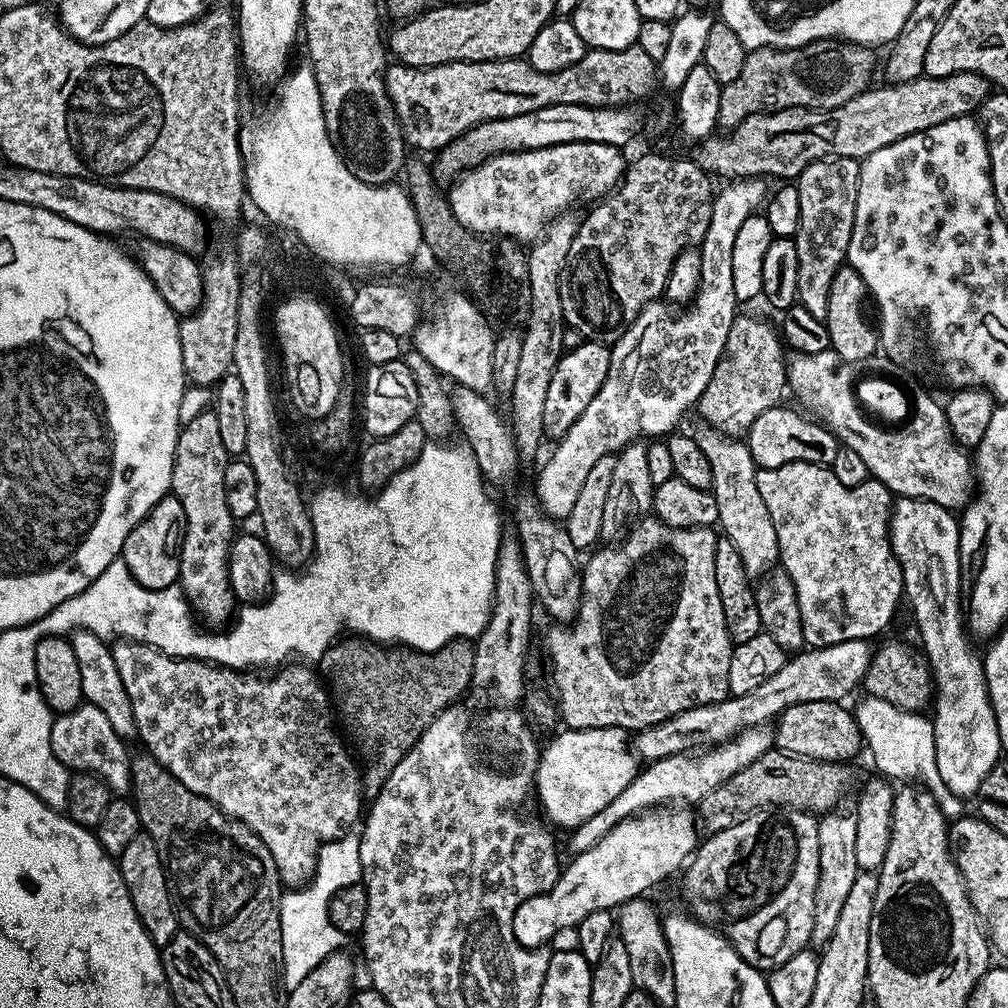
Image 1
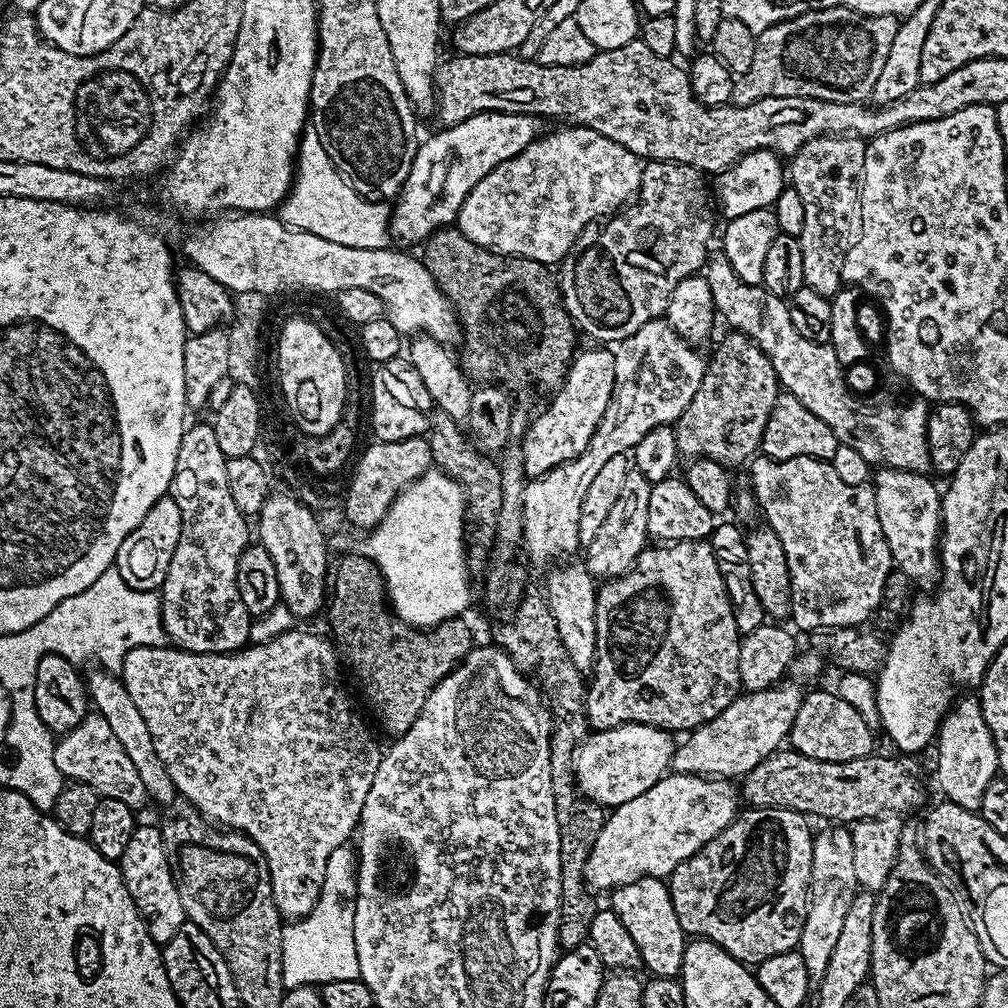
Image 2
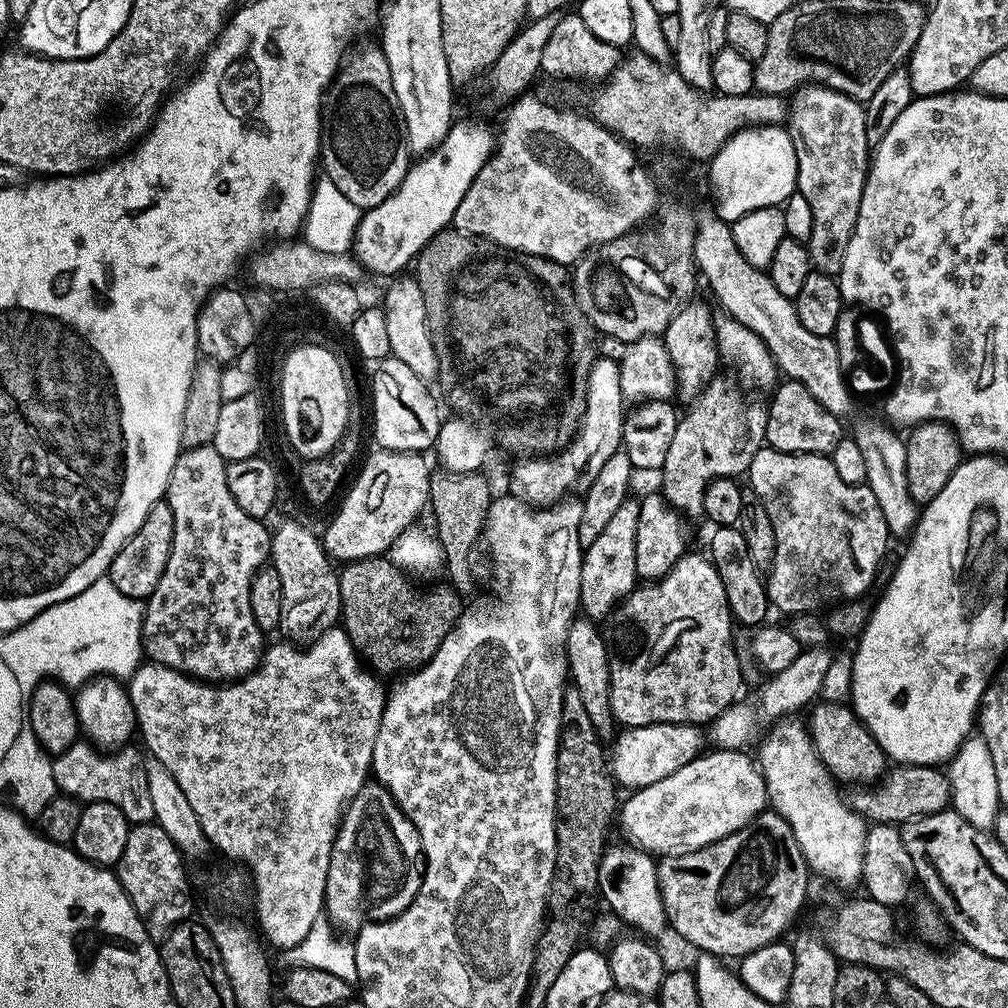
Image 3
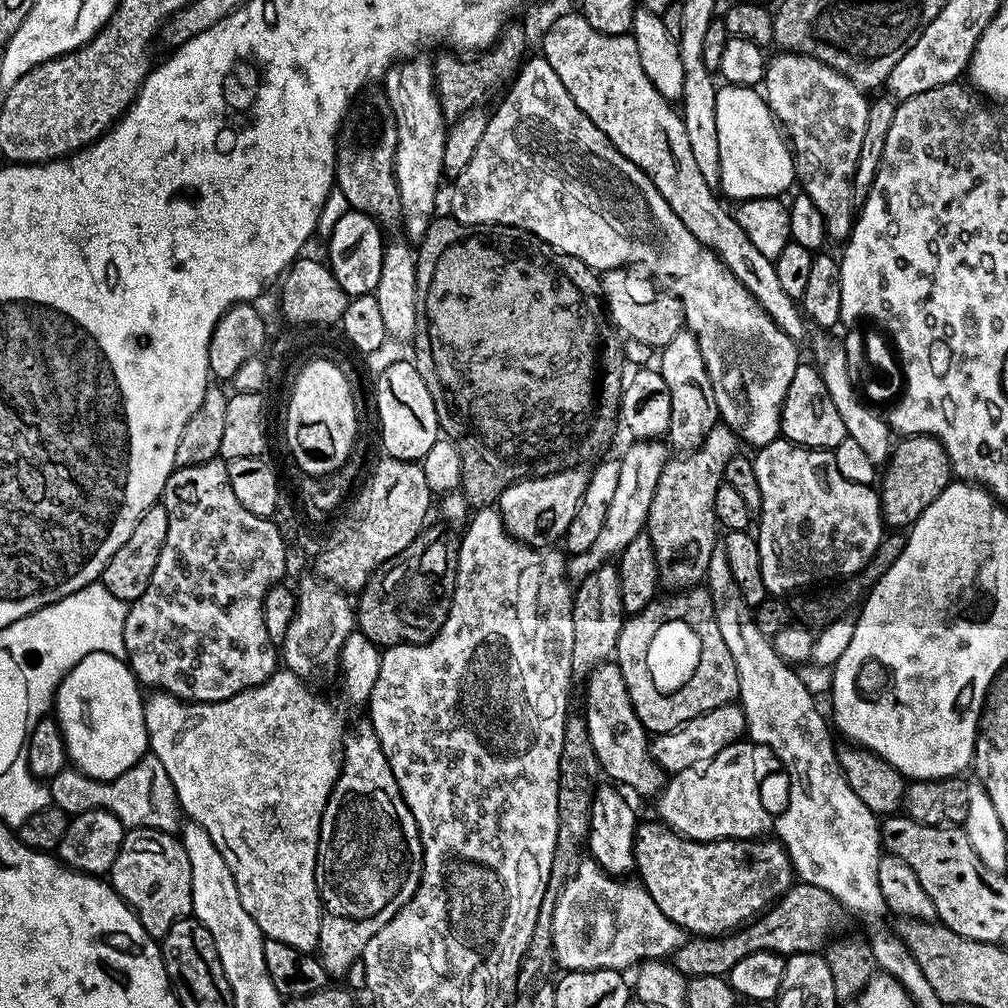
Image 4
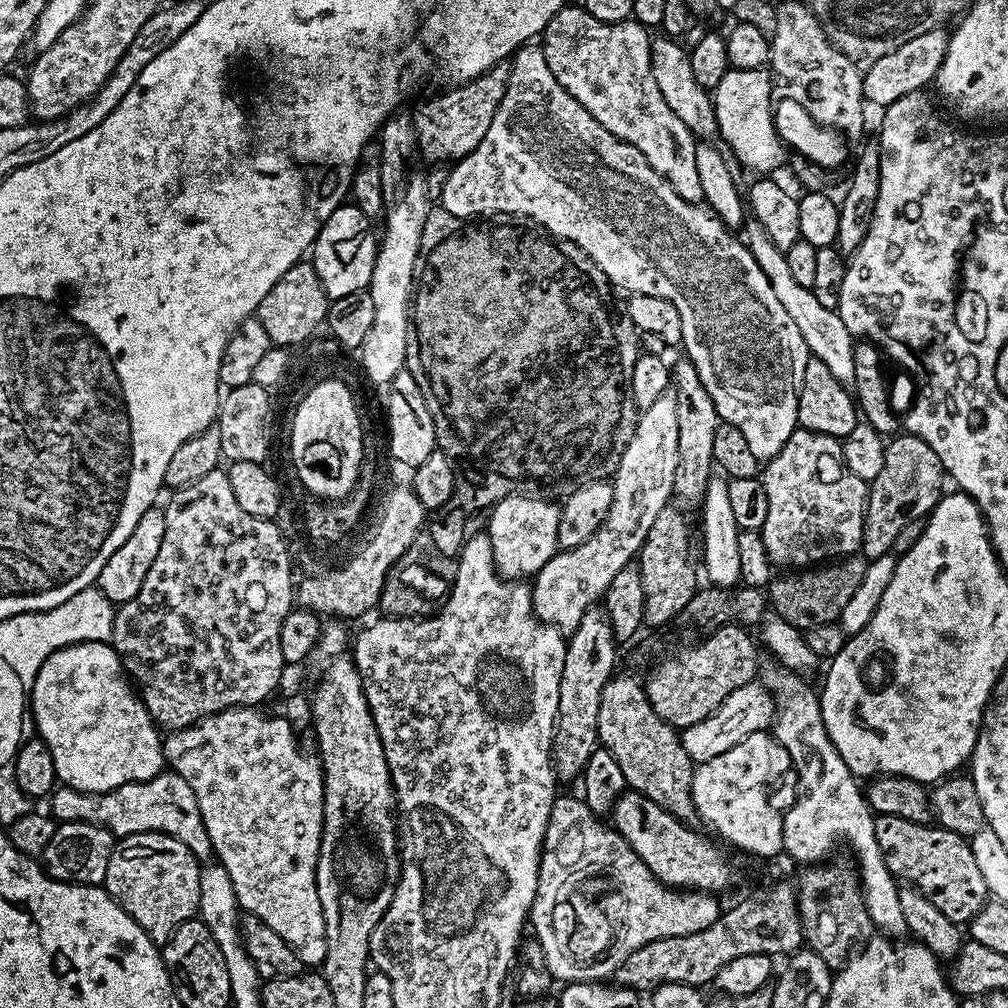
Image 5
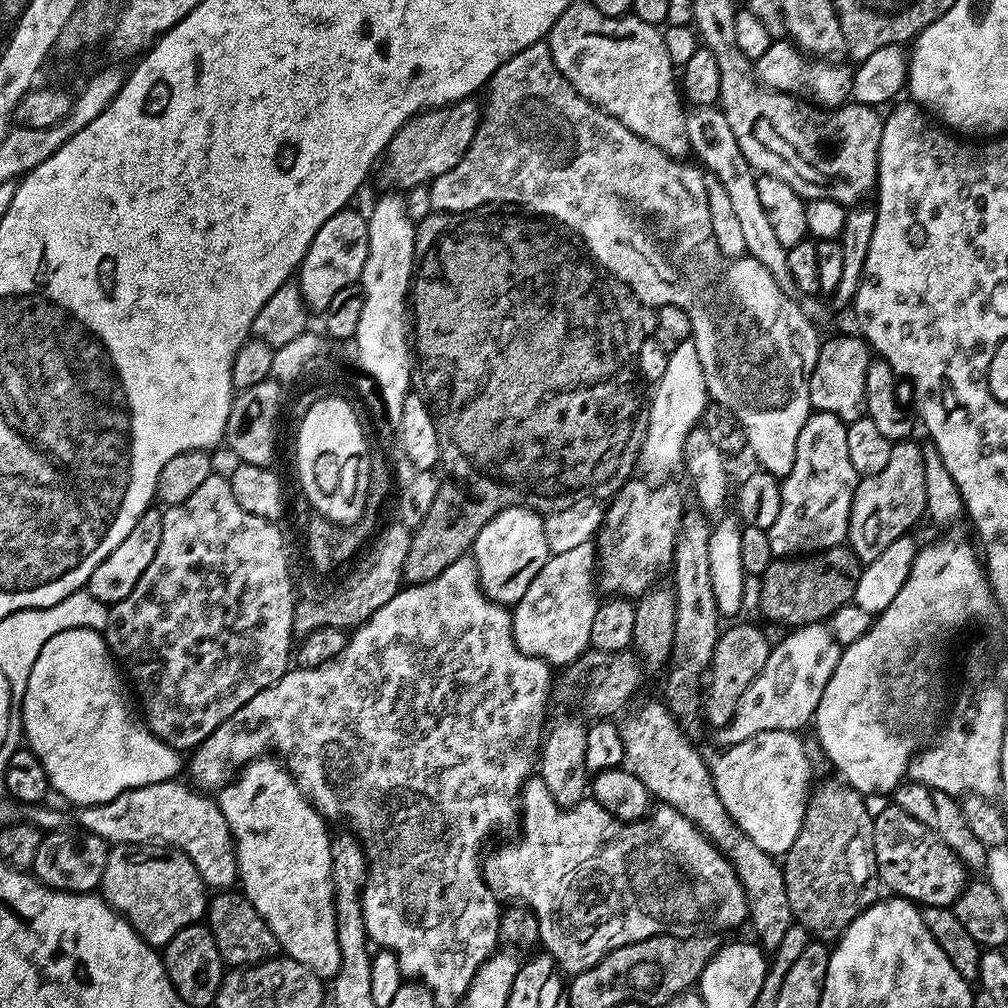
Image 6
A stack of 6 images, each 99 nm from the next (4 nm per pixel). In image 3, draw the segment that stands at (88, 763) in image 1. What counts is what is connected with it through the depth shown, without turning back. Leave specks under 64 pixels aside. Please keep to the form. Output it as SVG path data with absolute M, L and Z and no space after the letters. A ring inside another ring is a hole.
M78 742L61 756L52 760L52 777L57 789L65 796L73 796L84 804L110 802L122 810L129 825L149 823L154 817L154 806L148 789L145 761L140 760L132 746L125 746L111 754L98 750L91 742Z

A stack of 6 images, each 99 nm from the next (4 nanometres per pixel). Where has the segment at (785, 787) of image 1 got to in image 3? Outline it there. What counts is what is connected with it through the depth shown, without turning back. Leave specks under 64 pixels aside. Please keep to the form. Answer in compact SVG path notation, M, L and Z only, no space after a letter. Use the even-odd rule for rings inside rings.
M931 764L896 766L885 772L879 782L871 786L856 786L851 790L852 808L873 825L876 823L899 826L919 816L945 811L952 802L952 787L948 781L947 771L943 767Z

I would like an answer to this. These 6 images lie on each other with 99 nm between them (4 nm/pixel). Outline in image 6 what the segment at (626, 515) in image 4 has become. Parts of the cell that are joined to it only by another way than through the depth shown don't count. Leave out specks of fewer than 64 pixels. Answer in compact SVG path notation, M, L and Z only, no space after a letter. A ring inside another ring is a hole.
M691 339L682 340L668 353L666 374L655 381L656 393L652 396L652 405L646 408L644 440L638 453L639 463L644 463L648 472L664 472L681 463L684 453L684 439L688 437L701 419L710 397L704 381L704 371L698 362L696 348ZM589 542L578 546L575 550L566 550L566 554L549 555L546 566L534 574L534 582L530 582L526 594L514 605L512 612L512 633L514 642L527 656L537 656L545 660L549 666L567 666L573 664L591 645L591 627L594 623L594 614L598 597L592 593L594 588L594 569L598 564L598 548L595 543Z

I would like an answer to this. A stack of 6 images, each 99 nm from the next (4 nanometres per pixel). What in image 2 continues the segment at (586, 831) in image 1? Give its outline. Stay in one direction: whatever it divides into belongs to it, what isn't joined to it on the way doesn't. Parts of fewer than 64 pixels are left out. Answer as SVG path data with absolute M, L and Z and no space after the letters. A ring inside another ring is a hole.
M787 683L776 684L773 688L764 686L759 692L737 695L730 706L726 706L726 710L722 710L722 714L718 714L710 723L691 729L683 737L685 740L681 742L680 749L673 756L671 753L671 771L713 778L747 776L754 766L758 766L758 762L777 751L783 745L780 744L783 740L785 743L789 739L805 693L800 692L799 683Z

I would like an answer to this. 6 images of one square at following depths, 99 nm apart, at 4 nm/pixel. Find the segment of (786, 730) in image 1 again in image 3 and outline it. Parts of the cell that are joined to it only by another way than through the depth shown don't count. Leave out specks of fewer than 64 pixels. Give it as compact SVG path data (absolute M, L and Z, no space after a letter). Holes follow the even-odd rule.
M820 702L811 712L812 717L807 717L806 723L812 735L814 750L837 781L853 780L853 785L871 786L889 771L890 758L847 703Z

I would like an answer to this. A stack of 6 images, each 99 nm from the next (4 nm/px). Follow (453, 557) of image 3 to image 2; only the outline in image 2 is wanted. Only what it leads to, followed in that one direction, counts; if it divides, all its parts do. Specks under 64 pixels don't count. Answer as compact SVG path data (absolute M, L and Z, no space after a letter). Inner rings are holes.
M439 410L433 411L426 439L432 451L433 465L452 480L457 480L464 491L466 524L470 529L471 539L473 536L478 543L491 545L496 539L496 523L502 510L502 474L499 463L491 455L477 452L466 439L457 420Z

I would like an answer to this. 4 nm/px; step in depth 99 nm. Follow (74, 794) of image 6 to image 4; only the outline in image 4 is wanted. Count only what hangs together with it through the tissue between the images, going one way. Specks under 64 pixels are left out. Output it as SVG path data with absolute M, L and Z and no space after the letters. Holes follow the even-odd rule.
M91 652L78 662L64 677L54 690L56 696L56 712L54 718L60 724L60 729L66 742L68 759L79 772L95 780L113 780L126 770L130 770L149 751L148 731L144 717L145 697L140 696L142 685L137 680L132 669L121 657L105 652Z

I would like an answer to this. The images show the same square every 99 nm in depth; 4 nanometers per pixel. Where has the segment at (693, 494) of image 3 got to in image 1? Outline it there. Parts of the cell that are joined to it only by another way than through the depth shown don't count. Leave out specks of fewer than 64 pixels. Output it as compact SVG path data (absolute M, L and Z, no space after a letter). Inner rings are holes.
M744 314L737 315L736 321L730 326L724 352L698 401L698 409L713 424L709 424L713 429L733 438L743 437L758 414L781 403L780 395L786 392L788 383L784 356L786 350L781 335L773 325L772 328L758 317Z

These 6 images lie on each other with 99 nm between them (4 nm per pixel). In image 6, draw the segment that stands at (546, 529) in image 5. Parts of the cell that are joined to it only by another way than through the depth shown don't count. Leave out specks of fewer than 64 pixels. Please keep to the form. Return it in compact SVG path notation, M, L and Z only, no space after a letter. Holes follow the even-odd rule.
M504 508L476 535L470 555L478 570L480 589L495 604L514 606L526 594L534 574L546 566L550 555L546 546L544 516L529 508Z

